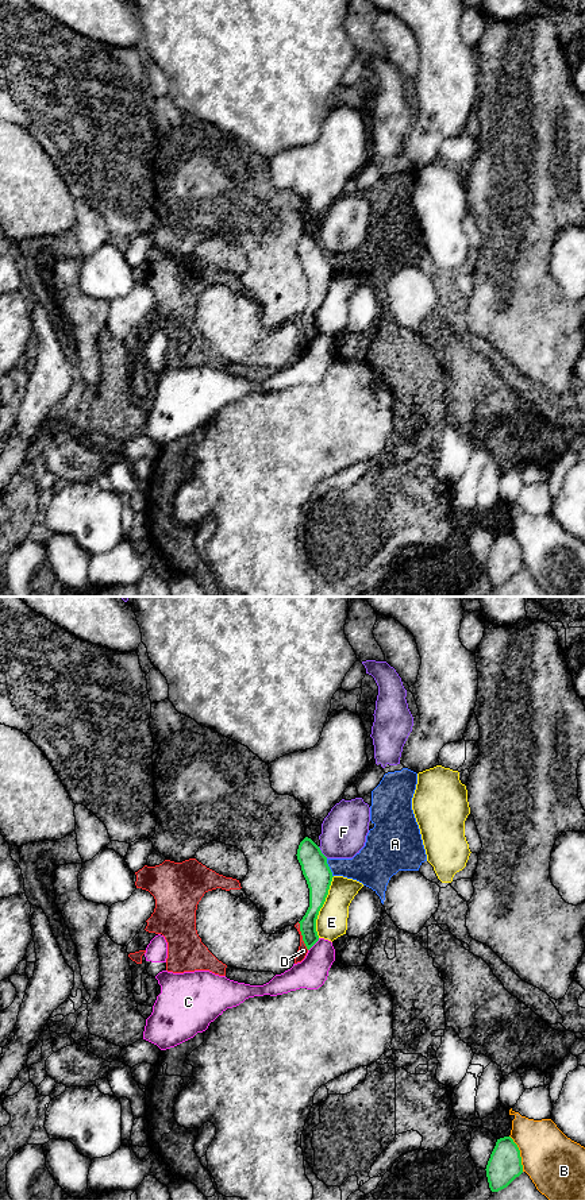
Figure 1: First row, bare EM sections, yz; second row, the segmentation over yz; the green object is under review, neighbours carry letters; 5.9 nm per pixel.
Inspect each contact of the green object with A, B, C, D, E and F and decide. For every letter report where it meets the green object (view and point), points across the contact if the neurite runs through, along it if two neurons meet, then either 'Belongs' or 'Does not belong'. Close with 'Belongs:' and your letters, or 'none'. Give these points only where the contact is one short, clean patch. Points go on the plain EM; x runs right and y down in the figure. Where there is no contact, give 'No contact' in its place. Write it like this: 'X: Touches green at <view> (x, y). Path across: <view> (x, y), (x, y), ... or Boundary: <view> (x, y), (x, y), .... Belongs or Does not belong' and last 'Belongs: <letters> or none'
A: Touches green at yz (328, 263). Boundary: yz (326, 254), (333, 271). Does not belong
B: Touches green at yz (519, 548). Does not belong
C: Touches green at yz (314, 339). Does not belong
D: Touches green at yz (301, 330). Does not belong
E: Touches green at yz (322, 301). Boundary: yz (334, 271), (316, 315), (318, 332). Does not belong
F: Touches green at yz (320, 247). Boundary: yz (318, 242), (327, 253). Does not belong
Belongs: none

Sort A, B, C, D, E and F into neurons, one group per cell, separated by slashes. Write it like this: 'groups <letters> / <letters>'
groups A / B / C / D / E / F

